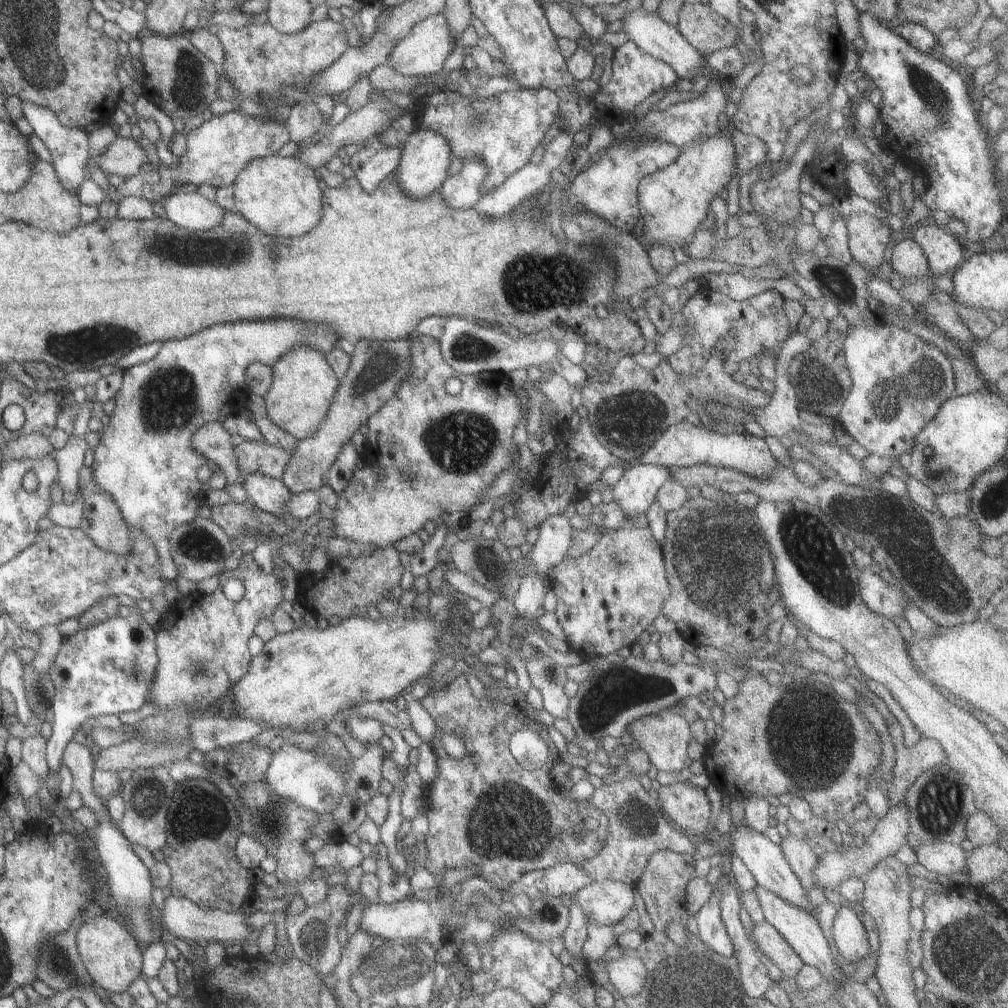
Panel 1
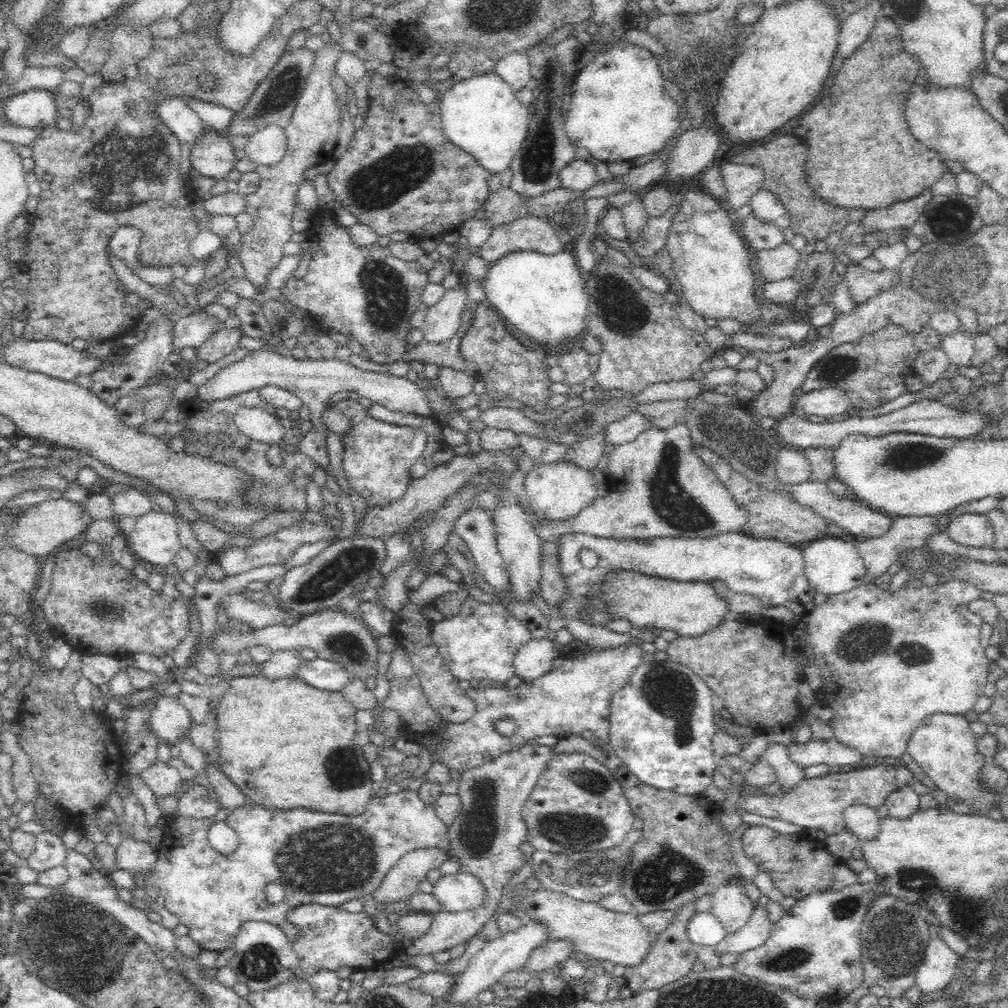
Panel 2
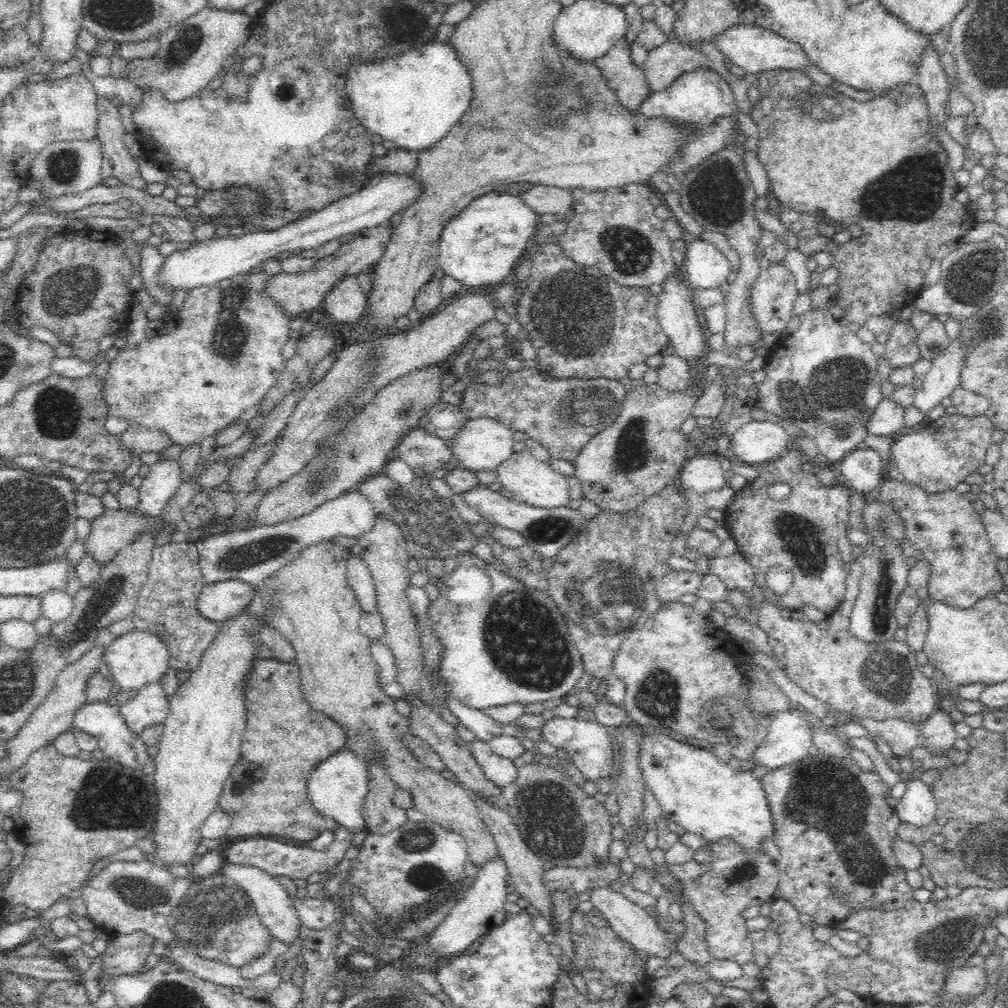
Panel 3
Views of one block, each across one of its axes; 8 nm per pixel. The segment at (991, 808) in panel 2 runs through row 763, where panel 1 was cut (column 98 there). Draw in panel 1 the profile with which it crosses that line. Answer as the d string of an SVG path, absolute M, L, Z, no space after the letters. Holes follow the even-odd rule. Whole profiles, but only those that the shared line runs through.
M110 912L85 920L74 933L74 946L84 972L105 991L124 993L126 986L141 975L142 952Z

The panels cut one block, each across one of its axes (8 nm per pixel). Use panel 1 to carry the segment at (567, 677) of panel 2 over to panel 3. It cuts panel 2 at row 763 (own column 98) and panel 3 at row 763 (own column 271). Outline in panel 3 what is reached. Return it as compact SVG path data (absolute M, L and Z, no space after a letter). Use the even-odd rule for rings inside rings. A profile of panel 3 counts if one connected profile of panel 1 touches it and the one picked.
M344 748L328 760L320 762L320 766L308 776L308 796L316 811L326 820L334 821L344 831L354 835L365 829L364 802L365 765L360 757Z

